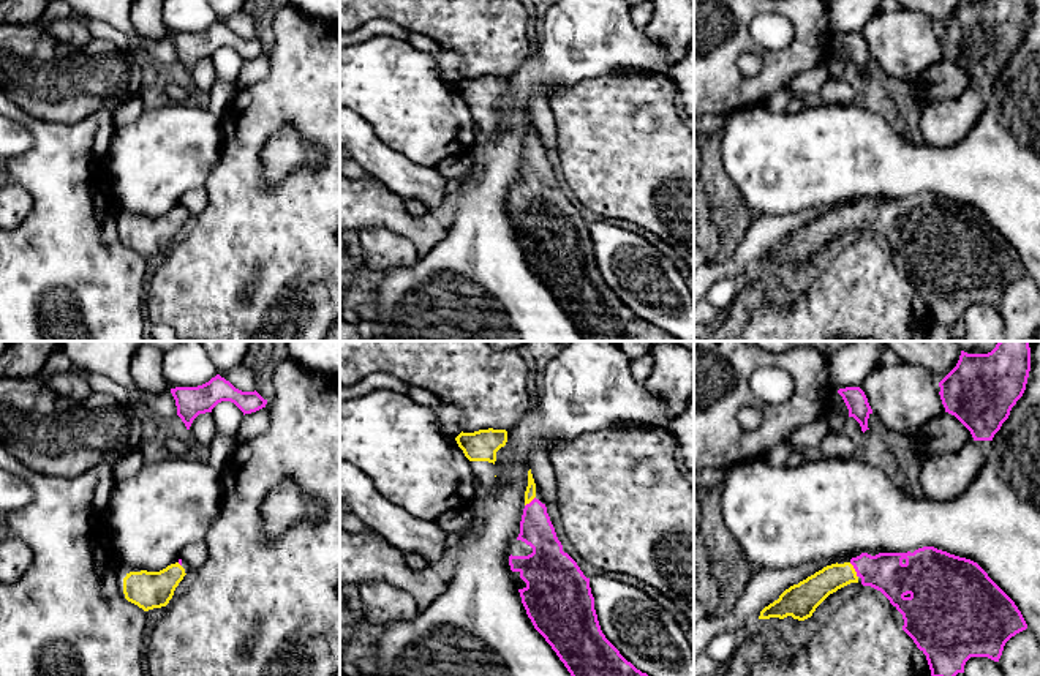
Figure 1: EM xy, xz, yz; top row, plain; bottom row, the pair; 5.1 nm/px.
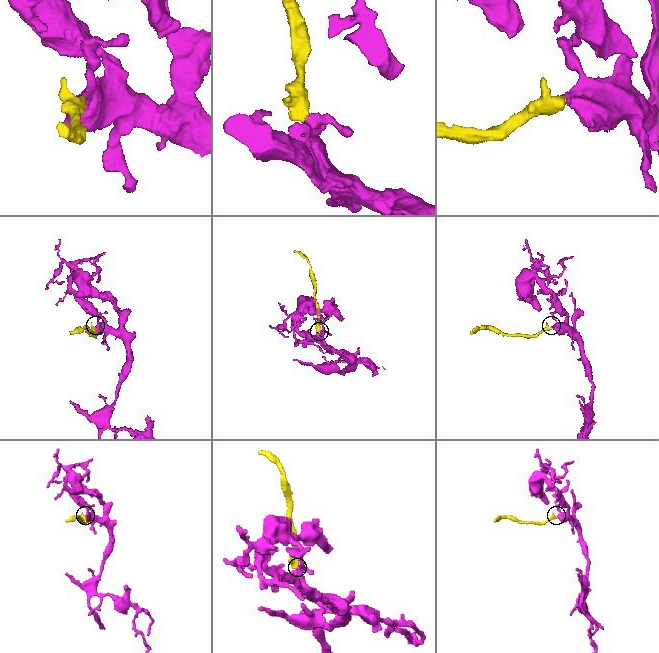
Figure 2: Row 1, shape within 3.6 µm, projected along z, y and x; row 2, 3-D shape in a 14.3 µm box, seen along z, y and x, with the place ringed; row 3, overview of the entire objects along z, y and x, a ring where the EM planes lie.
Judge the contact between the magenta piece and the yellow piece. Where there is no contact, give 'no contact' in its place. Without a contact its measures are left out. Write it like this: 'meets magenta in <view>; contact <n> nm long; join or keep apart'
meets magenta in yz; contact 90 nm long; join

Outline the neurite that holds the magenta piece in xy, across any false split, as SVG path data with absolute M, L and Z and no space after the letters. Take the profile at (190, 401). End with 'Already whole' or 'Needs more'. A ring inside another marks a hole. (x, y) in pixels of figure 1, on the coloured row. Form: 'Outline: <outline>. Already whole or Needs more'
Outline: M220 374L198 387L171 389L171 393L175 400L177 415L185 423L187 430L190 430L193 420L199 414L212 412L212 409L221 401L234 403L243 415L256 412L267 404L267 400L264 400L256 390L242 392Z. Already whole

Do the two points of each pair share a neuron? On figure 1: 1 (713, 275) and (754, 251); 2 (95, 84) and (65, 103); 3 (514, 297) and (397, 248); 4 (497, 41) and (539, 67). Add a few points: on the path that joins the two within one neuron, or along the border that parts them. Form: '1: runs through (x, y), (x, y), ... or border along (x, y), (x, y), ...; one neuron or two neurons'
1: runs through (723, 269), (735, 266), (745, 256); one neuron
2: runs through (87, 84), (73, 95); one neuron
3: border along (419, 258), (410, 264), (395, 264), (383, 270); two neurons
4: border along (531, 45), (530, 54), (506, 76); two neurons

